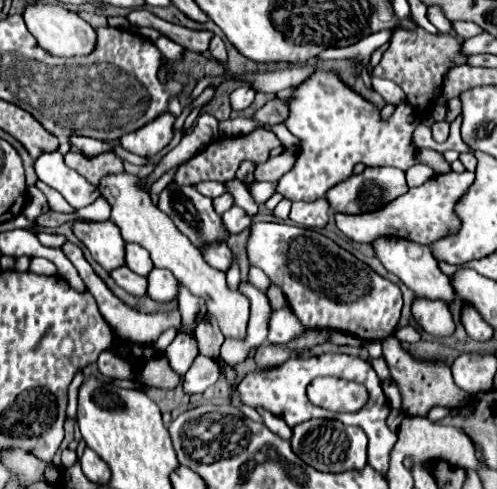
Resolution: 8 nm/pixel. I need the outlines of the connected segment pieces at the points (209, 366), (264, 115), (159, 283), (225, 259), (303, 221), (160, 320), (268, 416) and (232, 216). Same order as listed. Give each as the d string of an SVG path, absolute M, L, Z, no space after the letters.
M198 355L192 363L192 367L186 371L184 377L184 393L186 395L196 395L202 393L204 389L208 389L210 385L214 385L220 377L220 367L212 357L204 357Z
M274 97L262 109L256 111L254 119L258 119L260 123L282 123L286 115L288 115L288 101L280 101Z
M152 269L152 273L148 273L146 277L148 281L148 295L156 301L170 301L176 299L178 293L178 281L176 277L172 277L172 273L168 273L168 269Z
M216 241L216 245L208 245L208 249L200 249L204 261L220 271L226 271L232 263L232 251L228 249L226 241Z
M318 199L312 203L294 203L290 211L290 219L302 227L326 227L330 215L330 205L326 199Z
M66 241L60 249L62 249L64 255L70 259L70 263L78 269L82 281L88 285L88 291L90 291L92 297L96 299L102 317L108 321L108 325L114 329L114 333L116 333L120 339L124 339L124 341L128 341L128 343L134 343L134 345L152 345L152 343L154 343L166 329L170 329L170 327L174 327L178 333L194 335L192 329L188 329L188 327L182 325L182 315L180 315L178 309L168 311L168 313L140 313L140 311L128 307L128 305L126 305L124 301L120 301L120 299L106 287L106 283L94 273L94 269L92 269L90 263L84 259L84 253L82 253L82 249L80 249L78 245Z
M256 409L256 411L260 413L260 417L262 417L264 425L266 425L272 433L276 433L276 435L278 435L278 437L282 437L282 439L291 438L292 429L286 425L286 421L276 419L276 416L272 415L272 413L264 413L264 409Z
M234 205L232 209L228 209L222 215L222 221L224 221L224 229L228 229L228 233L240 233L240 231L244 231L244 229L250 227L252 217L248 217L244 209L240 209L238 205Z

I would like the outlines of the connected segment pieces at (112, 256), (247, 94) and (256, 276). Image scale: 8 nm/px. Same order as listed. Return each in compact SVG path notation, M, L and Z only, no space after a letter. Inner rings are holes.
M76 221L74 235L88 247L92 259L106 271L124 265L124 239L112 221Z
M242 85L242 87L238 87L238 89L232 91L232 95L230 95L232 109L234 109L234 111L242 111L242 109L246 109L246 107L254 101L254 95L256 95L256 91L254 91L250 85Z
M250 267L250 273L248 273L248 281L254 285L254 287L258 287L260 291L266 291L268 289L268 277L264 275L264 271L262 269L256 269L256 267Z

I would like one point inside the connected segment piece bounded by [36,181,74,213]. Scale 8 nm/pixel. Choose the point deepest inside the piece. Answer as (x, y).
(55, 199)

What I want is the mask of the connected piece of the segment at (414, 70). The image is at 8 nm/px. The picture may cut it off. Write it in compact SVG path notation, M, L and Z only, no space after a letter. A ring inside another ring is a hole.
M418 27L416 31L396 29L388 41L388 49L382 53L380 63L374 67L376 77L392 79L406 93L408 105L414 107L418 115L424 115L430 109L436 87L442 85L444 75L454 67L466 63L466 57L460 55L460 41L452 35L432 35Z

